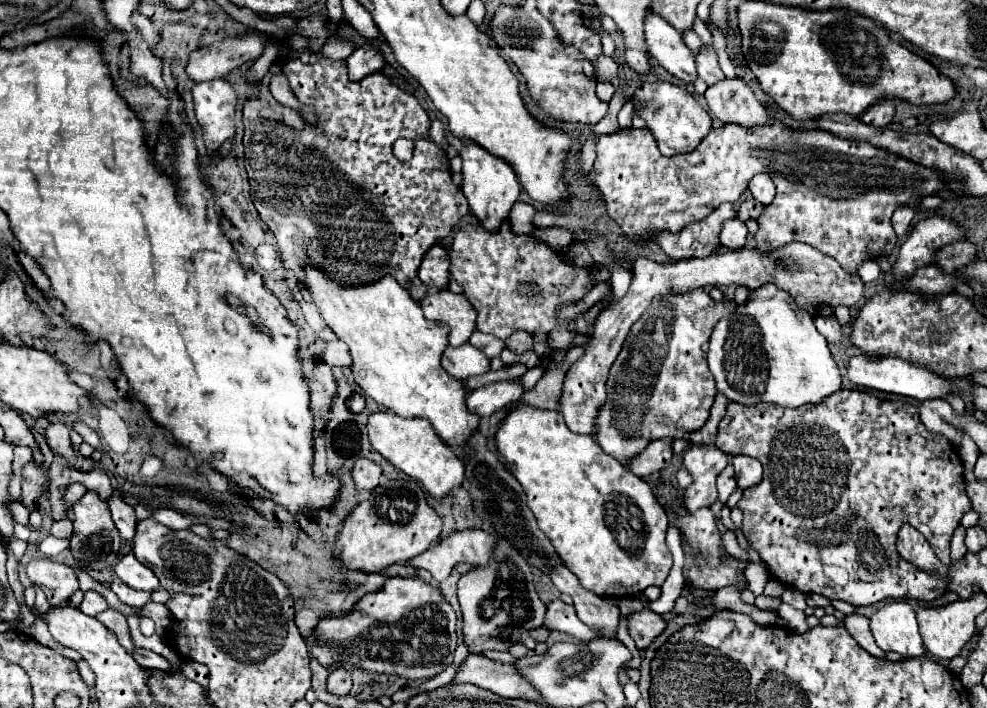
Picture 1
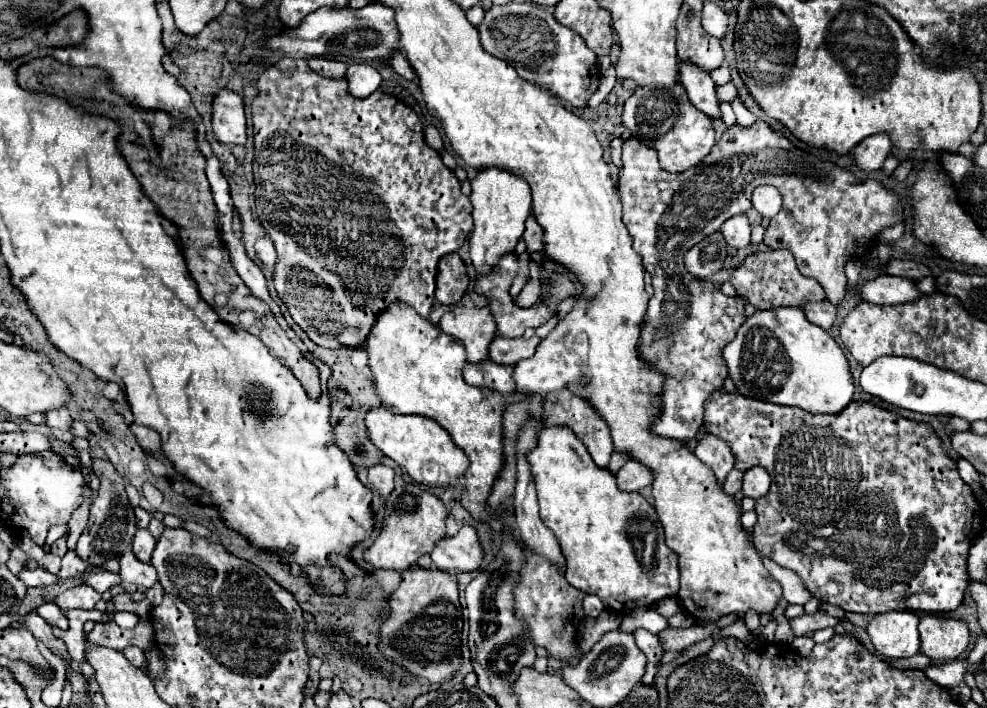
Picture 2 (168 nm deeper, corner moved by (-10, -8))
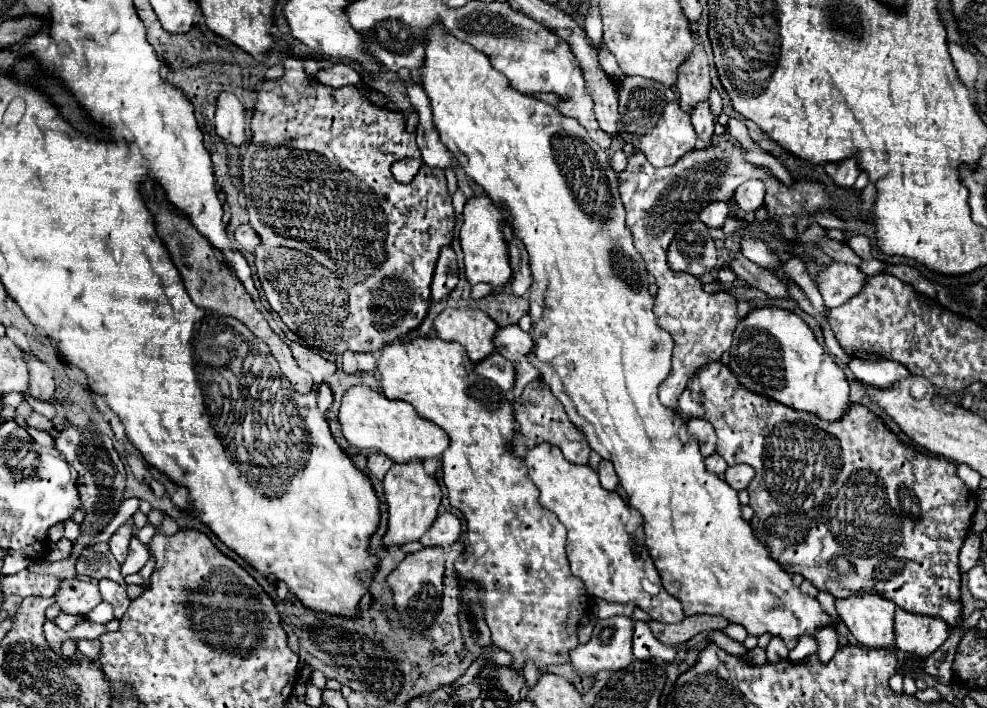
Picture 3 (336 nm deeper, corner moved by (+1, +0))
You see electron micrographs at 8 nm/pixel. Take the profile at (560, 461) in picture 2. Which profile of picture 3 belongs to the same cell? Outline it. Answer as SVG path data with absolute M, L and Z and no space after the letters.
M538 444L528 450L526 464L532 482L540 490L540 504L554 512L568 530L566 556L570 570L584 582L588 594L618 604L632 602L658 622L680 622L684 618L682 606L674 596L664 592L661 578L644 546L640 514L628 510L616 492L604 490L598 474L590 466L568 464L552 444Z

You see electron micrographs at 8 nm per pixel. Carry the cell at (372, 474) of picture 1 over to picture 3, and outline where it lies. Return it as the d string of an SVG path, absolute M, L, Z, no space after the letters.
M372 452L370 456L368 456L368 470L370 470L370 474L374 474L376 478L384 478L384 474L388 472L388 468L392 466L394 462L386 456L386 454L382 454L382 452Z

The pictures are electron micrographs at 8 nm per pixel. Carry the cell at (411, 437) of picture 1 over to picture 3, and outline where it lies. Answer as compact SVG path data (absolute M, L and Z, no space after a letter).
M356 384L348 388L342 398L340 406L340 424L344 438L368 450L378 450L390 456L394 462L408 462L408 460L426 460L426 458L440 458L442 452L448 448L448 434L440 430L436 424L416 416L410 404L400 400L388 400L384 394L372 390L366 384Z

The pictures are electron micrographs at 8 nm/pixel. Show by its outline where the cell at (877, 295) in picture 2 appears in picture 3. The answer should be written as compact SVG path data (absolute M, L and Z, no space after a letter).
M832 262L816 276L818 290L828 310L844 304L848 298L860 292L860 288L864 286L864 280L866 276L856 266L844 264L844 262Z

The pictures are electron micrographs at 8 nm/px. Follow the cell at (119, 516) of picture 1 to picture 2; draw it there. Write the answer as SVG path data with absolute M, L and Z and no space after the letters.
M137 528L135 536L133 536L133 554L139 560L149 562L153 548L155 548L155 538L151 536L151 532L147 528Z

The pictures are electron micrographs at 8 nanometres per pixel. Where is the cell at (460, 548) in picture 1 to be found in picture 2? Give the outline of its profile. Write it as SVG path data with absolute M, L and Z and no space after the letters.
M463 526L457 532L457 536L443 538L441 544L435 546L431 554L435 568L447 574L477 572L485 558L477 530L471 526Z

